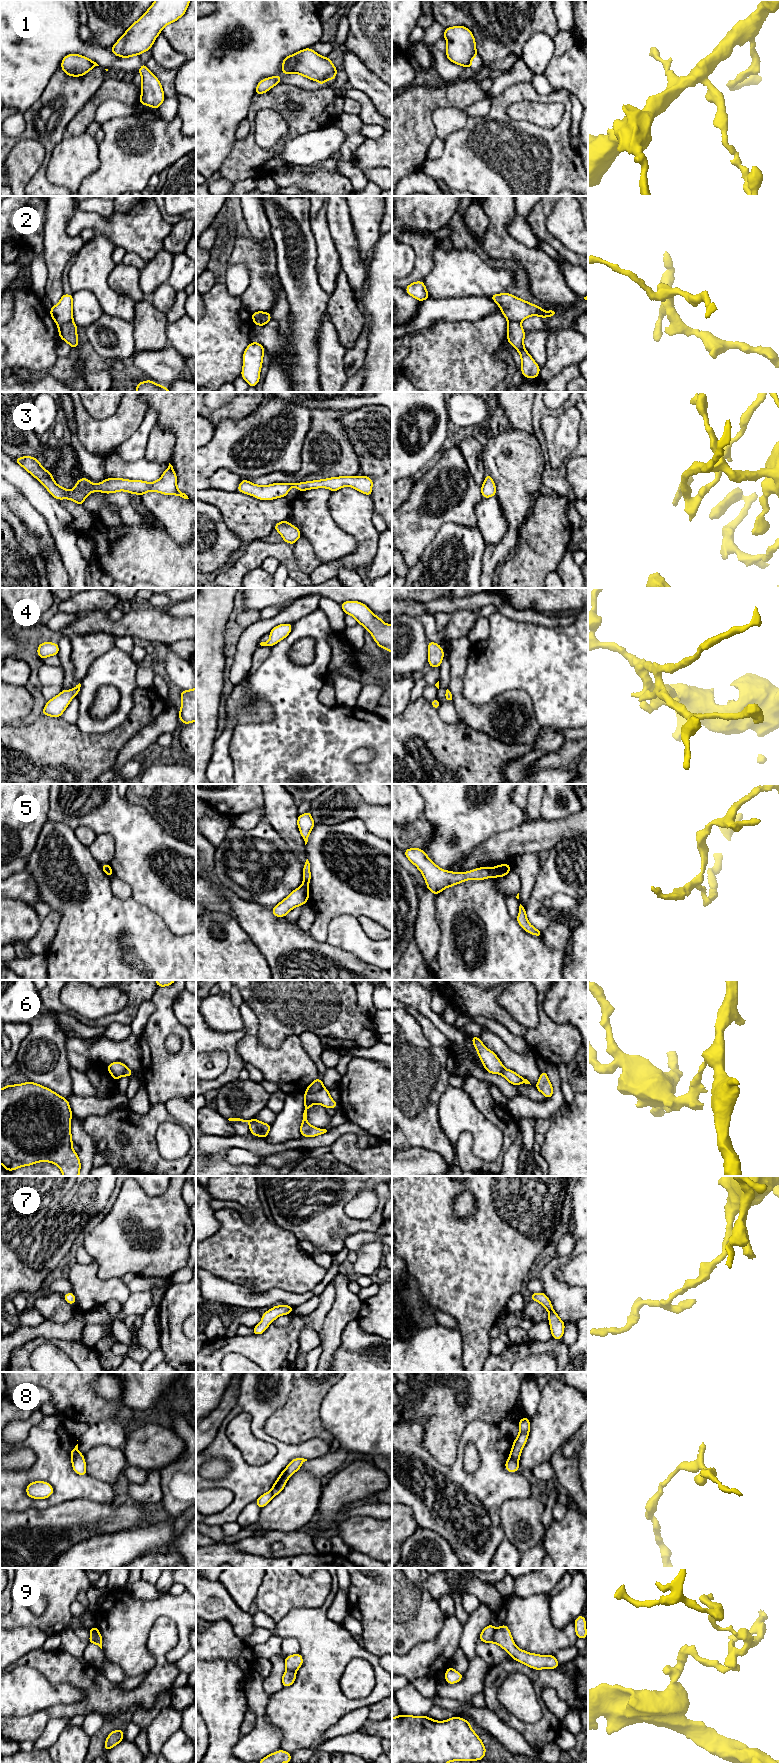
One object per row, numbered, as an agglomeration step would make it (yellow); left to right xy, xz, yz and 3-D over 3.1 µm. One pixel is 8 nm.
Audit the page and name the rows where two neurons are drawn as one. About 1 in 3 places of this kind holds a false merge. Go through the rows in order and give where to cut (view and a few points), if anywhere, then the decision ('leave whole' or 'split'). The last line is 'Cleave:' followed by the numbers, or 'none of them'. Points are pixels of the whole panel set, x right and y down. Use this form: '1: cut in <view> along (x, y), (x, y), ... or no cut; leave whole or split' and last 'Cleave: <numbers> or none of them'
1: cut in xz along (335, 74), (329, 74), (323, 79), (318, 80); split
2: cut in xy along (72, 319), (58, 326); split
3: no cut; leave whole
4: no cut; leave whole
5: cut in yz along (491, 869), (494, 876); split
6: cut in xz along (323, 1087), (316, 1091), (305, 1092); split
7: no cut; leave whole
8: cut in xy along (79, 1453), (72, 1463); split
9: cut in yz along (495, 1629), (492, 1642); split
Cleave: 1, 2, 5, 6, 8, 9

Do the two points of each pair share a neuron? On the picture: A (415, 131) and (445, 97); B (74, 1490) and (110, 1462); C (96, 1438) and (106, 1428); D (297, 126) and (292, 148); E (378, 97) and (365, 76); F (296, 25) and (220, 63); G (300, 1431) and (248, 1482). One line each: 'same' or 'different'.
A: same
B: different
C: same
D: different
E: same
F: same
G: different

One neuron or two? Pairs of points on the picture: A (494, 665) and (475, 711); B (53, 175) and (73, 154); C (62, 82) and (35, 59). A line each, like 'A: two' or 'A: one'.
A: two
B: one
C: two

